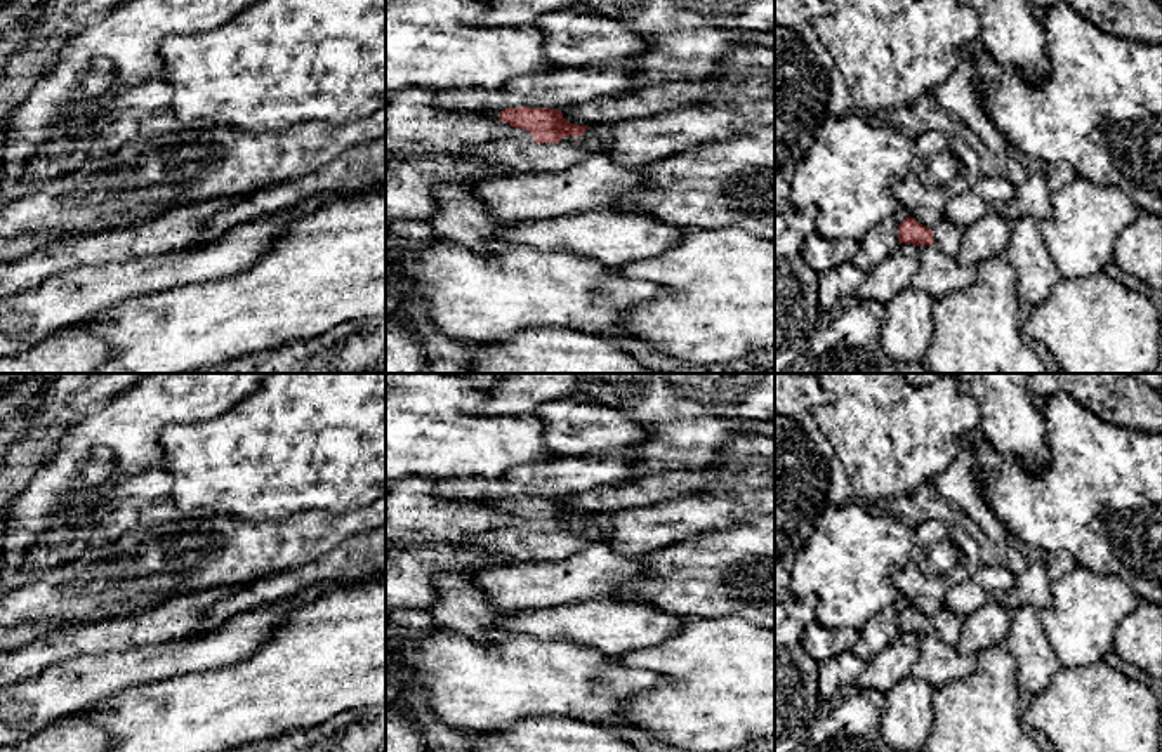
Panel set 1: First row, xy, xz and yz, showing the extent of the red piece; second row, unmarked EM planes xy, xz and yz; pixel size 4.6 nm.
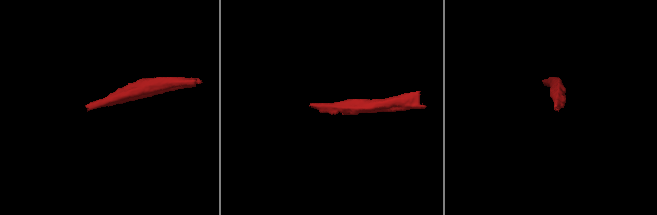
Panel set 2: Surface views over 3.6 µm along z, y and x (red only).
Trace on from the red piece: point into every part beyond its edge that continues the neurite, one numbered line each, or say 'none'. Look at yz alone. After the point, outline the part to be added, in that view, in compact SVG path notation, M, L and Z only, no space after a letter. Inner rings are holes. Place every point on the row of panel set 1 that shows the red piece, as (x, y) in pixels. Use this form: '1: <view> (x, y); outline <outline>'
1: yz (947, 237); outline M941 219L933 228L934 245L943 250L947 255L957 254L961 247L962 231L952 224L948 219Z

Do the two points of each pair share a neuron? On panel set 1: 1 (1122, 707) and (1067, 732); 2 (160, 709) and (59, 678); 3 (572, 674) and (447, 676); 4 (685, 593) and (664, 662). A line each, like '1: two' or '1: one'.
1: one
2: two
3: one
4: two

